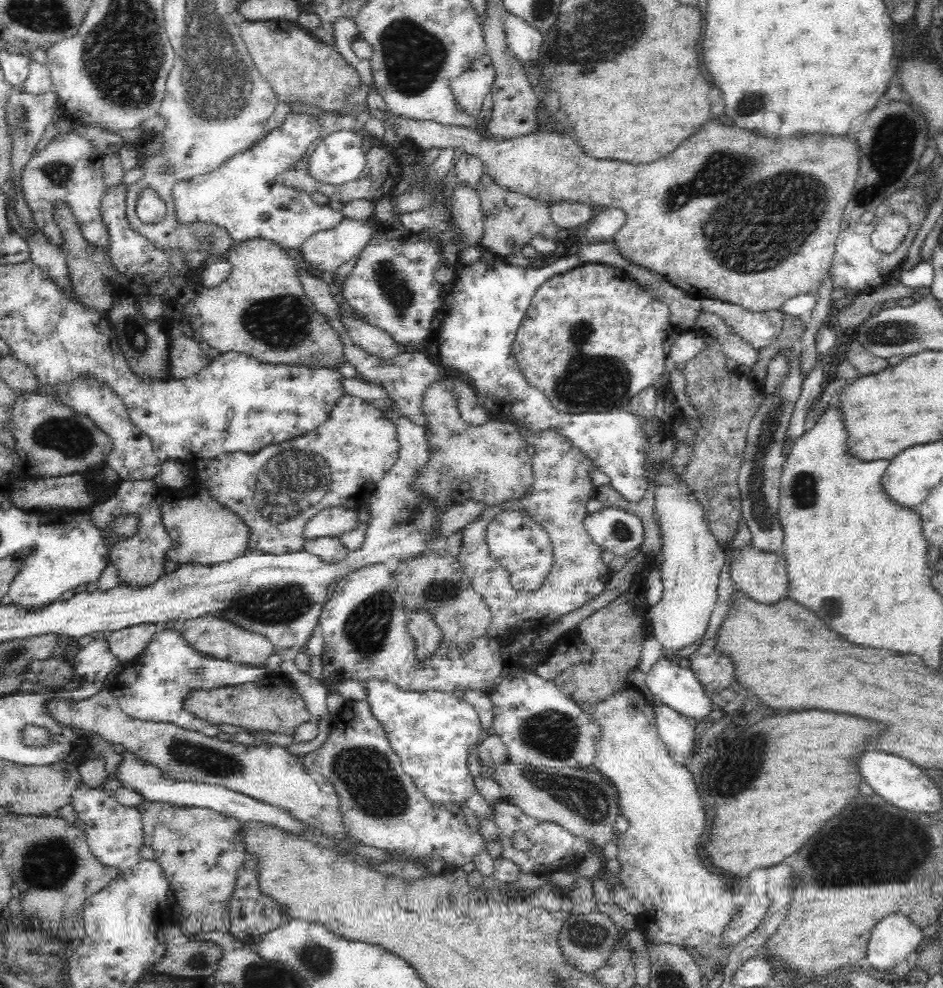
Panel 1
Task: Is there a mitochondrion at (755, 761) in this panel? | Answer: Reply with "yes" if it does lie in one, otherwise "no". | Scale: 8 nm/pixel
yes

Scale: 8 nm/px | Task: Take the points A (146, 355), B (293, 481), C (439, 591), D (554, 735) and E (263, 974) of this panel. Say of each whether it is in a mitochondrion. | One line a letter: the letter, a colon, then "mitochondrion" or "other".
A: mitochondrion
B: mitochondrion
C: mitochondrion
D: mitochondrion
E: mitochondrion

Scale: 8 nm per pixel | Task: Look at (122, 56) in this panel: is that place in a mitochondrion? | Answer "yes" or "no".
yes

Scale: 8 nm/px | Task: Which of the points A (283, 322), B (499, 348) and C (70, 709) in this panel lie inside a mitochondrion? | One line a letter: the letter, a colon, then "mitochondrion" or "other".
A: mitochondrion
B: other
C: other

